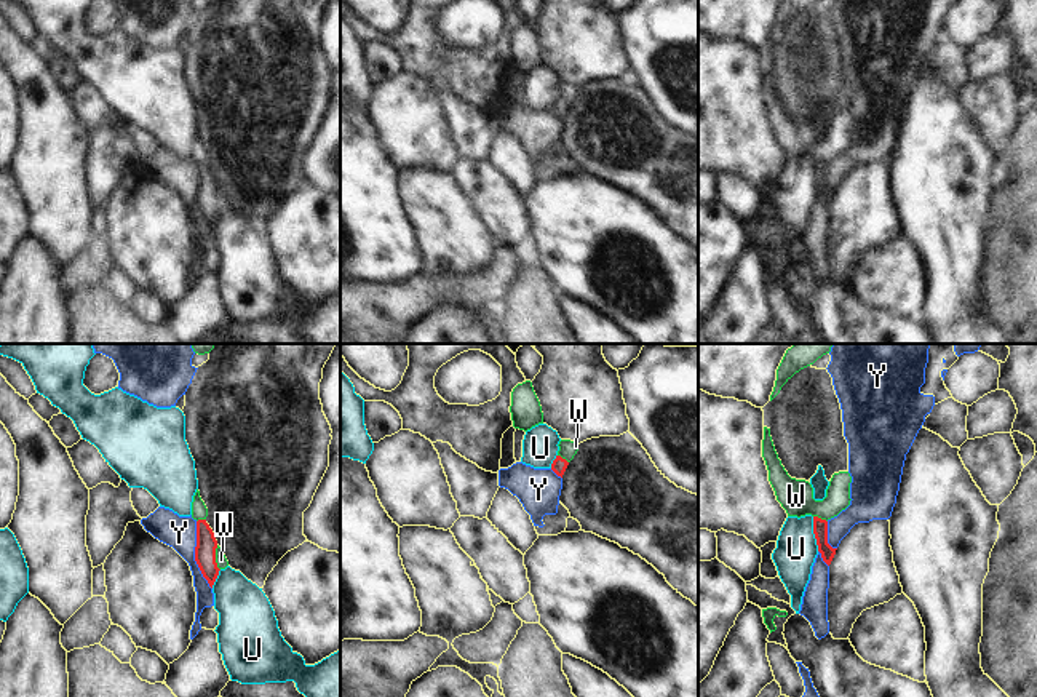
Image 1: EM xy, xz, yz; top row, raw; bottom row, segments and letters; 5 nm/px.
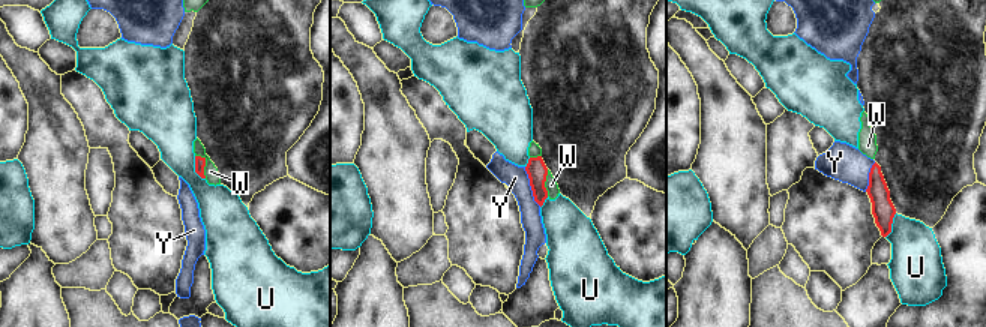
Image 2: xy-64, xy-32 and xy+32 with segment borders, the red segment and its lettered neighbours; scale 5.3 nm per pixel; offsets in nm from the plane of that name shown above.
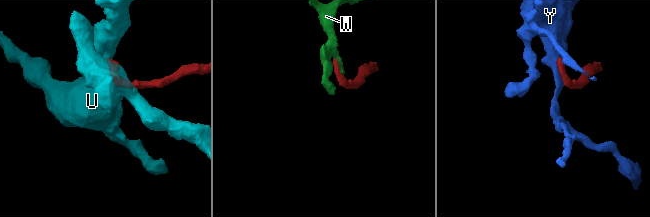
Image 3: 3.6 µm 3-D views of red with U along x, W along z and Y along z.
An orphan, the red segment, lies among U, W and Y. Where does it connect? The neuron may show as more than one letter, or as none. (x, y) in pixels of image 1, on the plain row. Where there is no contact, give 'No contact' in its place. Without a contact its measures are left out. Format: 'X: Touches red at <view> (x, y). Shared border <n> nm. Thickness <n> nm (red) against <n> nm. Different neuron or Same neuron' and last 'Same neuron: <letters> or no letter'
U: Touches red at yz (814, 175). Shared border 180 nm. Thickness 80 nm (red) against 200 nm. Different neuron
W: Touches red at xy (214, 200). Shared border 130 nm. Thickness 110 nm (red) against 60 nm. Same neuron
Y: Touches red at xy (195, 197). Shared border 360 nm. Thickness 110 nm (red) against 160 nm. Different neuron
Same neuron: W

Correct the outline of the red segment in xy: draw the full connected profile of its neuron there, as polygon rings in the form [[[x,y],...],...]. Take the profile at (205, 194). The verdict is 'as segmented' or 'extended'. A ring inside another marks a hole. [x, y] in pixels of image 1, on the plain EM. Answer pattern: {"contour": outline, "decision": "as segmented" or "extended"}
{"contour": [[[197,131],[192,144],[192,160],[197,163],[197,189],[195,189],[195,203],[213,230],[219,213],[228,208],[228,203],[217,187],[213,171],[206,165],[208,150],[200,139]]], "decision": "extended"}

